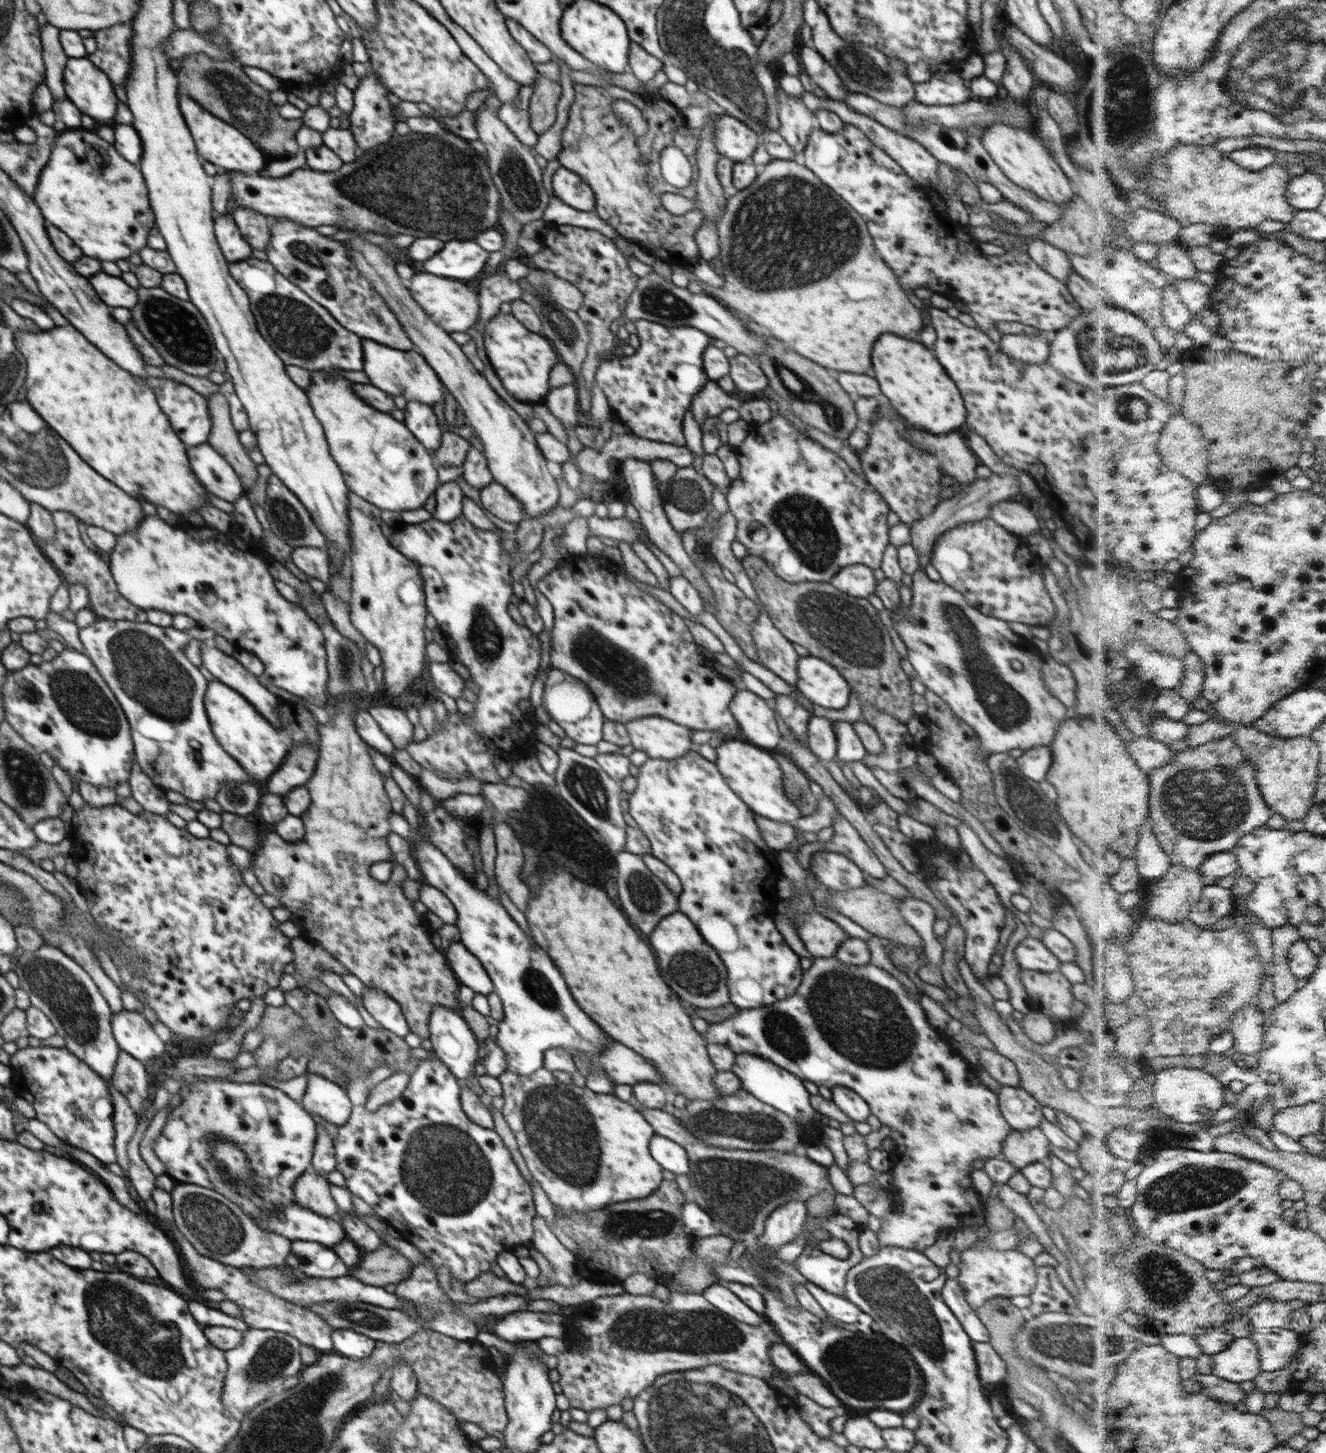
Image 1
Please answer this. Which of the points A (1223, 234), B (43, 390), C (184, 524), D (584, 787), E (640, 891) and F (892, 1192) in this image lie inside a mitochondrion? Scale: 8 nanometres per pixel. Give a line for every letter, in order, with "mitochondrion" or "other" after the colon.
A: other
B: other
C: other
D: mitochondrion
E: mitochondrion
F: other

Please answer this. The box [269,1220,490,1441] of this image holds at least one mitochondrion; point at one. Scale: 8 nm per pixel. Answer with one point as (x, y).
(357, 1315)

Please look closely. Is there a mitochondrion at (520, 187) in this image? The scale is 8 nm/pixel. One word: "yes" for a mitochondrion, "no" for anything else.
yes

